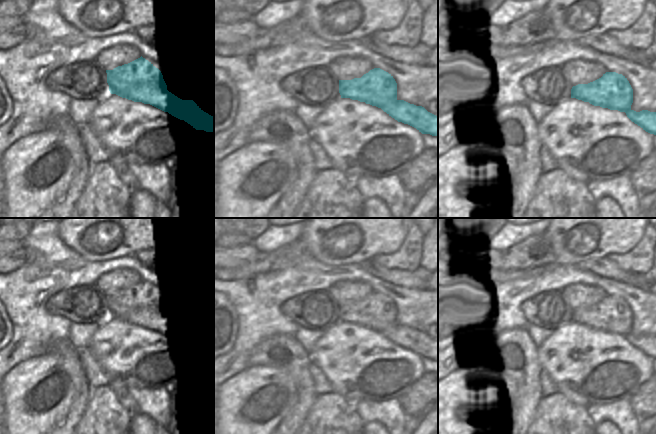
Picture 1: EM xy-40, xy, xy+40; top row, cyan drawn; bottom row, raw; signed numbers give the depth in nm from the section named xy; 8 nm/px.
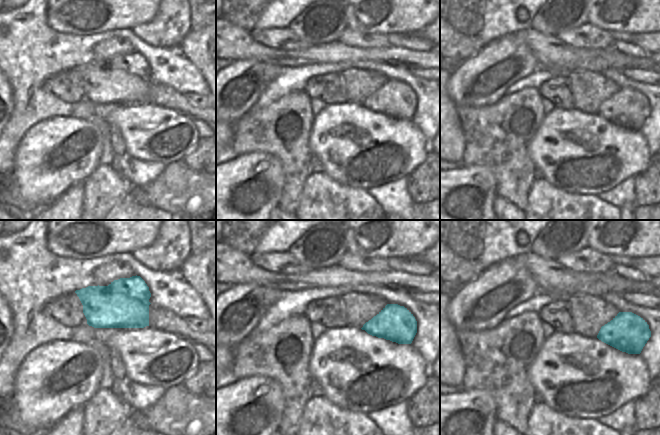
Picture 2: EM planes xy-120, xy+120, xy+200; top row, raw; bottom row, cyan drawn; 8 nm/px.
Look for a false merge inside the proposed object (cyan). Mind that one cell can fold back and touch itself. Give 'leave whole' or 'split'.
split

